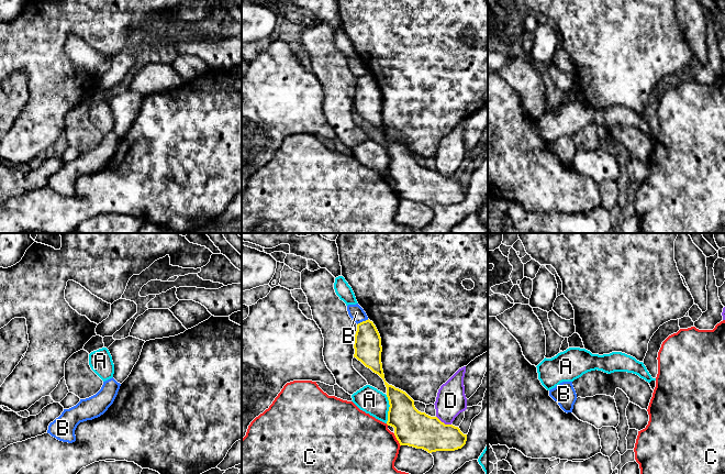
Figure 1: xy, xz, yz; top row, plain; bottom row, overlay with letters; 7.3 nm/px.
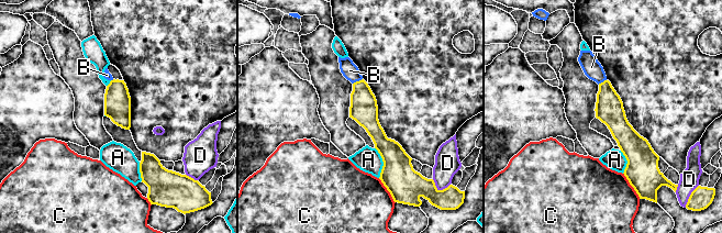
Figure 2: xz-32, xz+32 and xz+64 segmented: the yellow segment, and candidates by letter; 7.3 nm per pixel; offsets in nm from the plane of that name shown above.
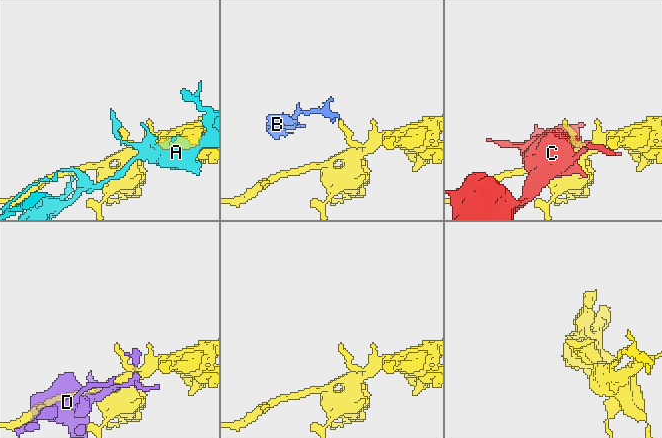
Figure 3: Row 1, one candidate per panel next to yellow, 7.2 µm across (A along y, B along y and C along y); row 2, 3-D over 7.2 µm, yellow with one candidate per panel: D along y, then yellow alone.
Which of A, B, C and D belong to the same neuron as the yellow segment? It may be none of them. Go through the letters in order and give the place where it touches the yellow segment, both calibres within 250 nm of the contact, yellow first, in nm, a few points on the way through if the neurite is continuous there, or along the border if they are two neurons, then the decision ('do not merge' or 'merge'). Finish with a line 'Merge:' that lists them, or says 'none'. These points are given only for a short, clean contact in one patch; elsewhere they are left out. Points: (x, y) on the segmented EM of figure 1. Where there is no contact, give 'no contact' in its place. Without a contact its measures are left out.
A: contact xz (389, 409); calibres 260 and 190 nm; do not merge
B: contact xz (363, 321); calibres 200 and 110 nm; border xz (368, 319), (357, 324); do not merge
C: contact xz (397, 439); calibres 260 and 420 nm; do not merge
D: contact xz (443, 422); calibres 260 and 220 nm; do not merge
Merge: none

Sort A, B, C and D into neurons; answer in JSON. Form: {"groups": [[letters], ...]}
{"groups": [["A"], ["B"], ["C"], ["D"]]}

